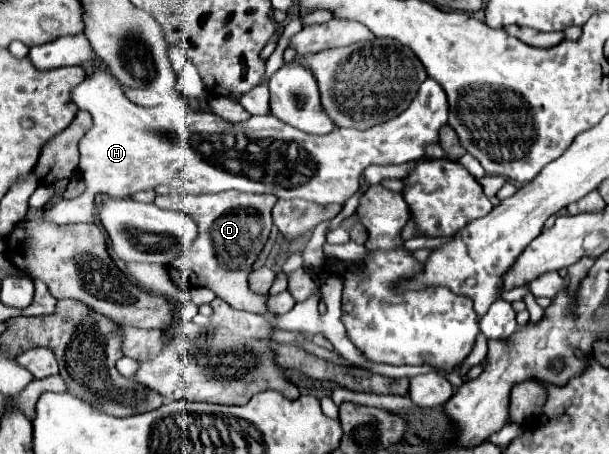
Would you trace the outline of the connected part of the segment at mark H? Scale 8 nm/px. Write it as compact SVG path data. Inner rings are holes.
M94 67L80 85L76 85L70 93L74 105L92 115L94 125L80 141L80 171L86 181L86 191L70 201L60 201L50 211L46 209L46 217L56 223L93 223L96 195L108 197L128 197L136 191L148 191L158 185L168 185L174 191L188 193L216 193L224 189L238 189L246 193L272 193L280 199L308 199L320 203L346 203L358 189L362 171L368 165L400 165L414 159L424 157L424 147L428 143L438 141L438 129L446 125L448 119L448 101L446 93L434 79L426 79L420 85L410 107L376 127L366 131L360 129L334 129L328 135L308 135L302 133L272 115L250 117L244 123L228 123L212 111L184 111L176 115L162 115L160 107L140 107L132 103L118 81L110 77L108 69Z

